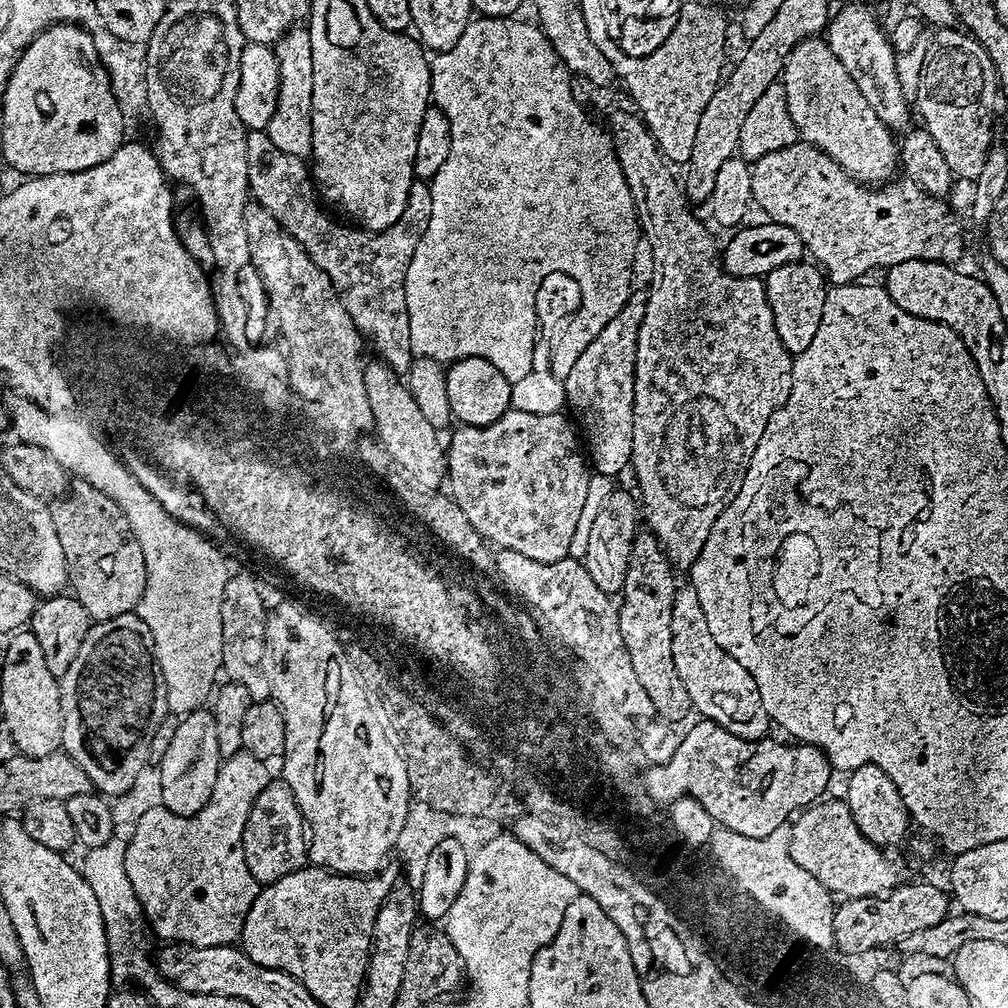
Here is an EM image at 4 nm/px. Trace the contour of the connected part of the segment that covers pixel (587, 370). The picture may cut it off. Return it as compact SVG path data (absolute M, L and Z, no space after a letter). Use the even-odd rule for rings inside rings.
M629 291L628 300L618 310L618 314L614 314L614 318L610 318L610 322L606 322L606 326L602 326L602 330L596 332L595 338L577 351L576 361L568 367L569 374L563 380L566 408L582 437L587 463L595 475L609 478L615 478L623 468L627 469L632 463L638 330L642 326L642 318L646 314L646 302L648 301L647 291L636 291Z

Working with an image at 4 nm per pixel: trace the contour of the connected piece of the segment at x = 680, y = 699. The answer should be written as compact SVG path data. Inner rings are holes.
M647 530L637 531L630 550L630 562L626 570L626 582L622 589L622 595L618 600L616 621L622 634L624 653L630 658L630 666L634 666L634 674L638 676L638 682L642 690L646 690L650 702L654 702L656 712L661 717L671 718L679 712L689 711L686 686L682 686L682 678L678 678L678 670L674 670L674 654L672 653L672 639L670 638L670 610L674 604L674 594L678 587L678 581L672 577L673 565L669 564L667 556L660 548L660 541Z

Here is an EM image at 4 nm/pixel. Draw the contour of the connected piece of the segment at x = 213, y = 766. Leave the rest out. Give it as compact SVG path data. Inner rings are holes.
M201 706L181 719L178 730L175 731L174 738L171 739L170 746L166 749L165 757L158 765L162 776L161 805L176 816L197 816L212 796L221 763L222 757L218 750L218 730L214 730L214 718L207 707Z

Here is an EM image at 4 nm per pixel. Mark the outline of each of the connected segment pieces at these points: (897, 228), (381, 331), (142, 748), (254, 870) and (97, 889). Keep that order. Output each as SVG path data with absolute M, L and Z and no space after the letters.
M803 142L790 144L787 148L758 158L751 165L751 170L755 207L760 207L771 223L790 226L790 230L802 238L807 255L822 269L829 285L851 284L867 277L864 275L875 268L887 270L898 266L898 262L956 262L964 248L960 241L960 228L951 210L944 205L945 201L931 196L913 180L899 178L883 186L869 186L842 170L842 166L838 166L838 162L834 162L834 158L827 156L823 150Z
M252 130L246 135L246 170L251 199L261 204L306 250L306 254L330 278L346 314L361 337L372 343L379 359L397 374L407 373L412 365L410 314L406 310L404 283L410 258L430 226L432 189L425 181L413 179L402 218L381 232L369 232L359 226L339 224L320 209L317 189L310 168L301 157L286 154L270 142L267 131Z
M127 612L118 618L110 618L93 623L88 629L86 638L82 642L82 647L78 650L78 658L74 658L74 663L70 670L66 670L64 676L59 677L60 681L60 701L62 702L62 748L68 753L82 770L86 770L86 778L90 778L93 789L97 793L108 798L115 798L123 792L130 790L134 786L134 778L141 773L142 768L149 765L148 755L150 754L150 740L154 735L155 728L164 715L168 714L168 703L166 702L166 682L160 673L160 667L156 665L156 647L150 626L146 626L144 619L136 612Z
M282 778L269 779L266 790L254 798L246 826L242 830L242 850L250 874L260 885L272 884L286 874L294 874L309 863L304 815L294 798L294 790Z
M120 836L112 837L110 842L103 843L102 846L87 849L85 858L80 862L81 876L84 877L90 890L94 893L94 898L98 901L98 908L102 913L106 938L109 940L107 950L111 957L122 956L118 966L123 971L114 968L111 972L111 984L114 988L127 986L148 987L153 982L159 983L163 976L157 970L155 963L147 958L147 948L142 946L142 938L145 932L146 921L141 903L134 892L134 886L130 883L130 878L126 873L125 858L128 849L127 841Z

